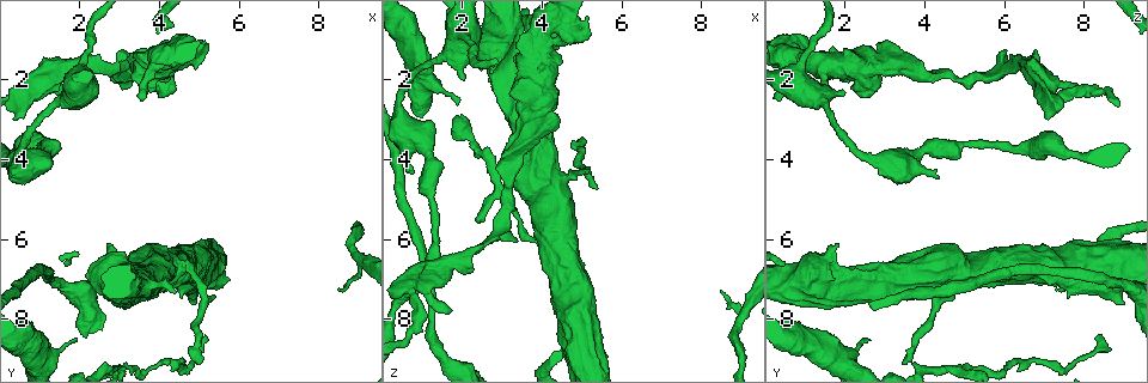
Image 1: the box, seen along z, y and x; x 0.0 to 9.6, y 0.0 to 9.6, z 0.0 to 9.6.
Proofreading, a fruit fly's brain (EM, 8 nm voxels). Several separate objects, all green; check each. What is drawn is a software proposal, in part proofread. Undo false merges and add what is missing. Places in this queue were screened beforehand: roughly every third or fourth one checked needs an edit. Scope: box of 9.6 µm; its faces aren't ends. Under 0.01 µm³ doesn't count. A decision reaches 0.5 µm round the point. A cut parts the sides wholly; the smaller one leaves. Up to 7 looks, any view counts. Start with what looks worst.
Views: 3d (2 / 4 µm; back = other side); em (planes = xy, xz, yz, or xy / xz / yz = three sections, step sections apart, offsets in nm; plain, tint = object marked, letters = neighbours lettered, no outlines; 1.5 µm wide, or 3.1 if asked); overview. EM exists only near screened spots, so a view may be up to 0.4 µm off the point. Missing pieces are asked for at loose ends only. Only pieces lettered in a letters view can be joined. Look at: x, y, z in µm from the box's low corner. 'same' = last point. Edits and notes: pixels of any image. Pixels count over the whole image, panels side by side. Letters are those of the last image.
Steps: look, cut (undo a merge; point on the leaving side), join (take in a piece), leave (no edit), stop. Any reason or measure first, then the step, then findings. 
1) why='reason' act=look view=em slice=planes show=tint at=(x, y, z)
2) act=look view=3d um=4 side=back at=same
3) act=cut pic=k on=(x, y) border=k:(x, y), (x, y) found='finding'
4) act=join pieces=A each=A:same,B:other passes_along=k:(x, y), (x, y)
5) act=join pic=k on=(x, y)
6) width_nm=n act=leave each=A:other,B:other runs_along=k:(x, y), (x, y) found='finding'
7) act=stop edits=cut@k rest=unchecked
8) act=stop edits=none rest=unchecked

why='thick turns thin' act=look view=em slice=planes show=letters at=(4.45, 6.70, 4.50)

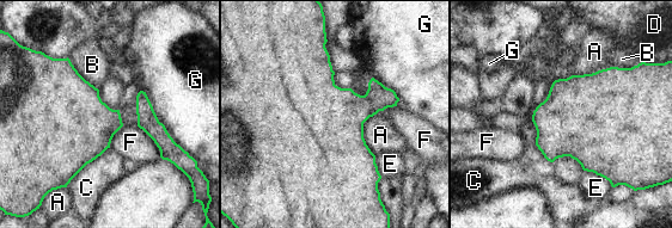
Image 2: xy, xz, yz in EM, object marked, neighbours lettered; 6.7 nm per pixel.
width_nm=600 act=leave each=A:other,B:other,C:other,D:other,E:other,F:other,G:other border=2:(611, 66), (561, 79) found='continuous, no second neuron'

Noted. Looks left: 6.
why='stops while still wide' act=look view=em slice=planes show=letters at=(0.75, 4.45, 4.35)

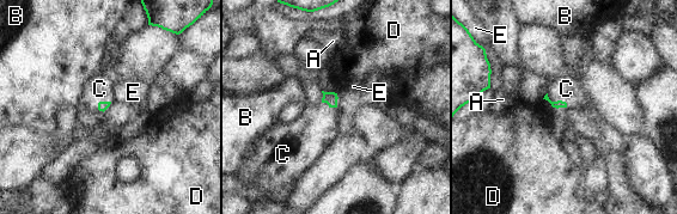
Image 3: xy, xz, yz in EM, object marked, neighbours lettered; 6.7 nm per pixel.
act=join pieces=C each=A:other,B:other,C:same,D:other,E:other found='the neuron continues'

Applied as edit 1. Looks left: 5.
why='see it whole again' act=look view=overview

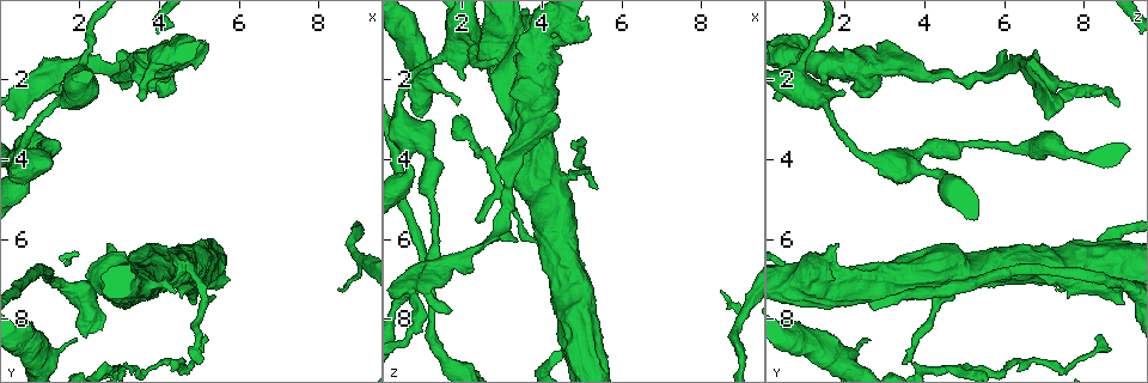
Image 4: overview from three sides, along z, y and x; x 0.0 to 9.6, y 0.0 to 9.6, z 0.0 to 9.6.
why='branch stops here' act=look view=em slice=planes show=letters at=(1.95, 8.55, 2.55)

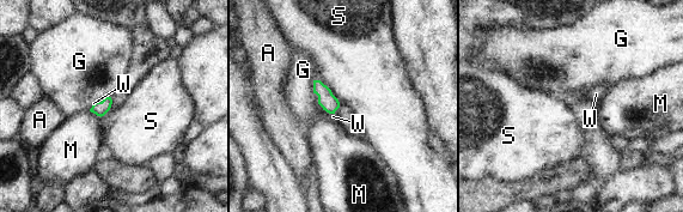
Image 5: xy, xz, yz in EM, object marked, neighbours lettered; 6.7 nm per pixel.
act=join pieces=W each=A:other,G:other,M:other,S:other,W:same passes_along=5:(329, 103), (321, 106), (333, 116) found='the neuron continues'

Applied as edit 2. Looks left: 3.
act=stop edits=join@3,join@5 rest=unchecked

